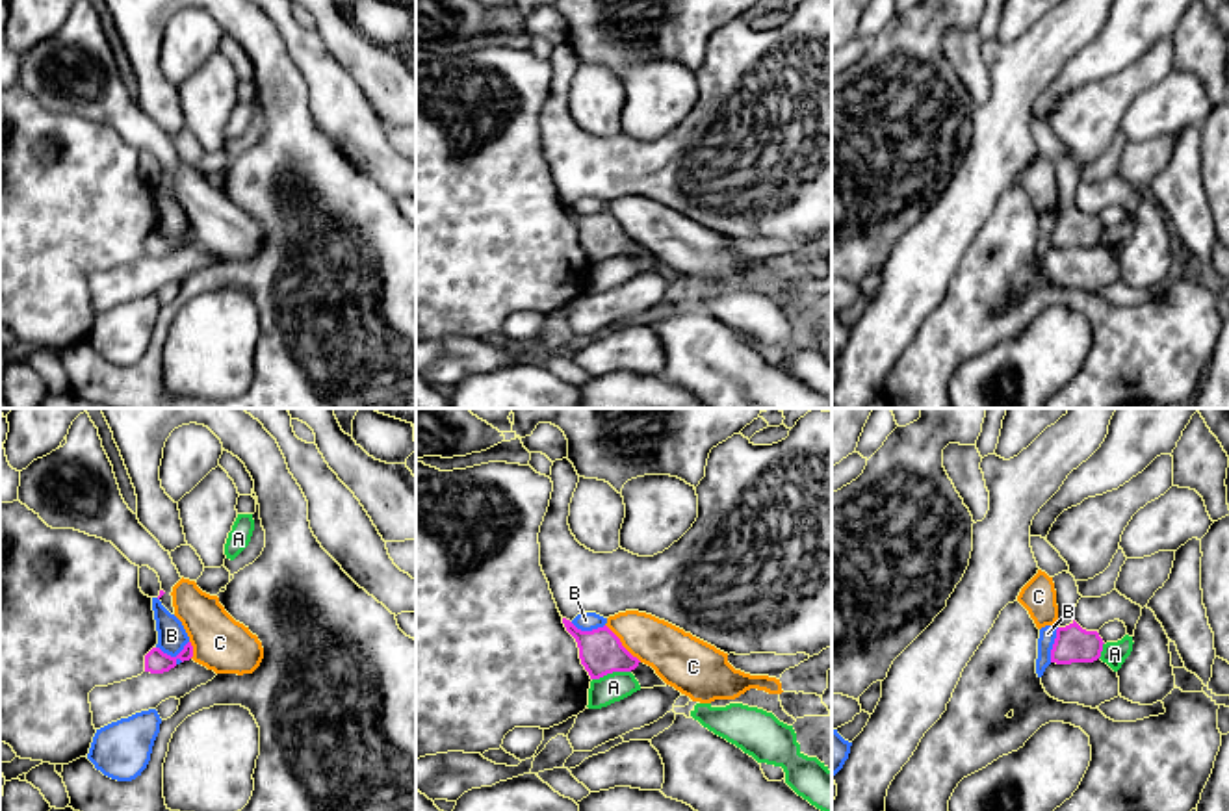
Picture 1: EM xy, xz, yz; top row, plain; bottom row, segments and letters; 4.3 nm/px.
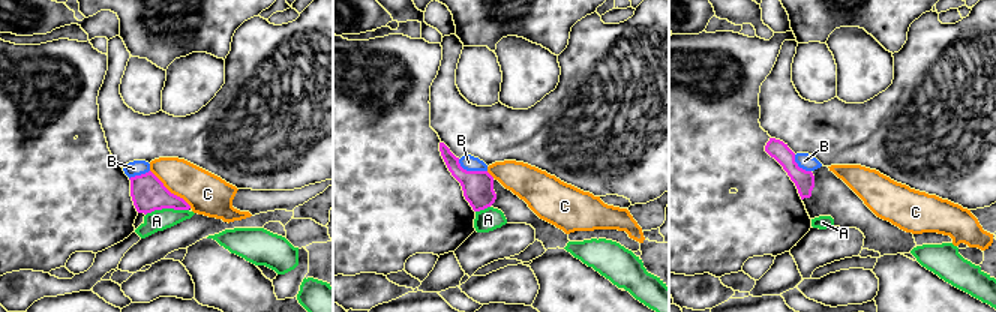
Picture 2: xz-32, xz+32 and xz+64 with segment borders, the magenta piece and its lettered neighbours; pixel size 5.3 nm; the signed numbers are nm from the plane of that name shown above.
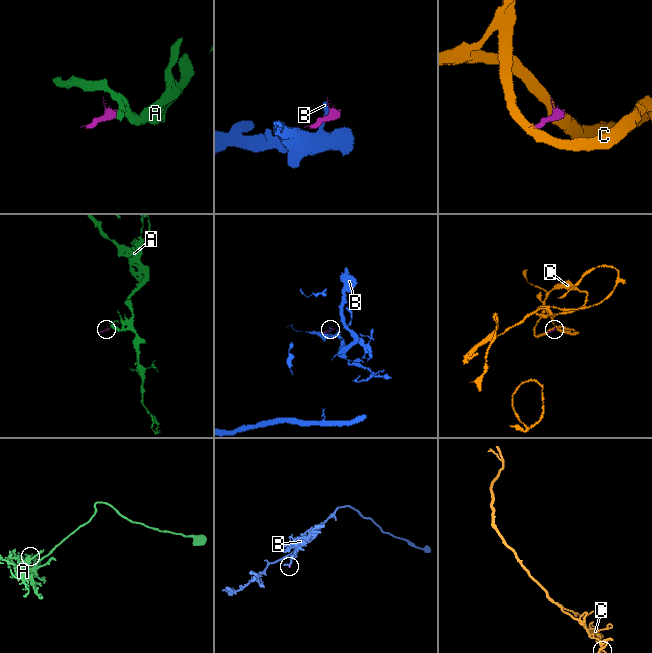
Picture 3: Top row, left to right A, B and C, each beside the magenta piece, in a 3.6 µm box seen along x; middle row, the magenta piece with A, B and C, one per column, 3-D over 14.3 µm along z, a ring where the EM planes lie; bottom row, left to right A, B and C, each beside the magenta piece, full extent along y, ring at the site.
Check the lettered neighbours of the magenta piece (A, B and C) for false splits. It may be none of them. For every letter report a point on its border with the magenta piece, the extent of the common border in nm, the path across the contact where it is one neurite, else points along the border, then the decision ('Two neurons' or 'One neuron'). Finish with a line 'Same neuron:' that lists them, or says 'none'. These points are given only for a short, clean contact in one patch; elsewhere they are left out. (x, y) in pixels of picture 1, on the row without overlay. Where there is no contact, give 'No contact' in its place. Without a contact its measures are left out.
A: Touches magenta at xz (611, 257). Shared border 170 nm. Boundary: xz (630, 255), (613, 255), (593, 264). Two neurons
B: Touches magenta at xy (173, 242). Shared border 150 nm. Boundary: xy (188, 225), (175, 240), (168, 240), (156, 231). Two neurons
C: Touches magenta at xz (620, 229). Shared border 220 nm. Boundary: xz (606, 208), (641, 245). Two neurons
Same neuron: none

